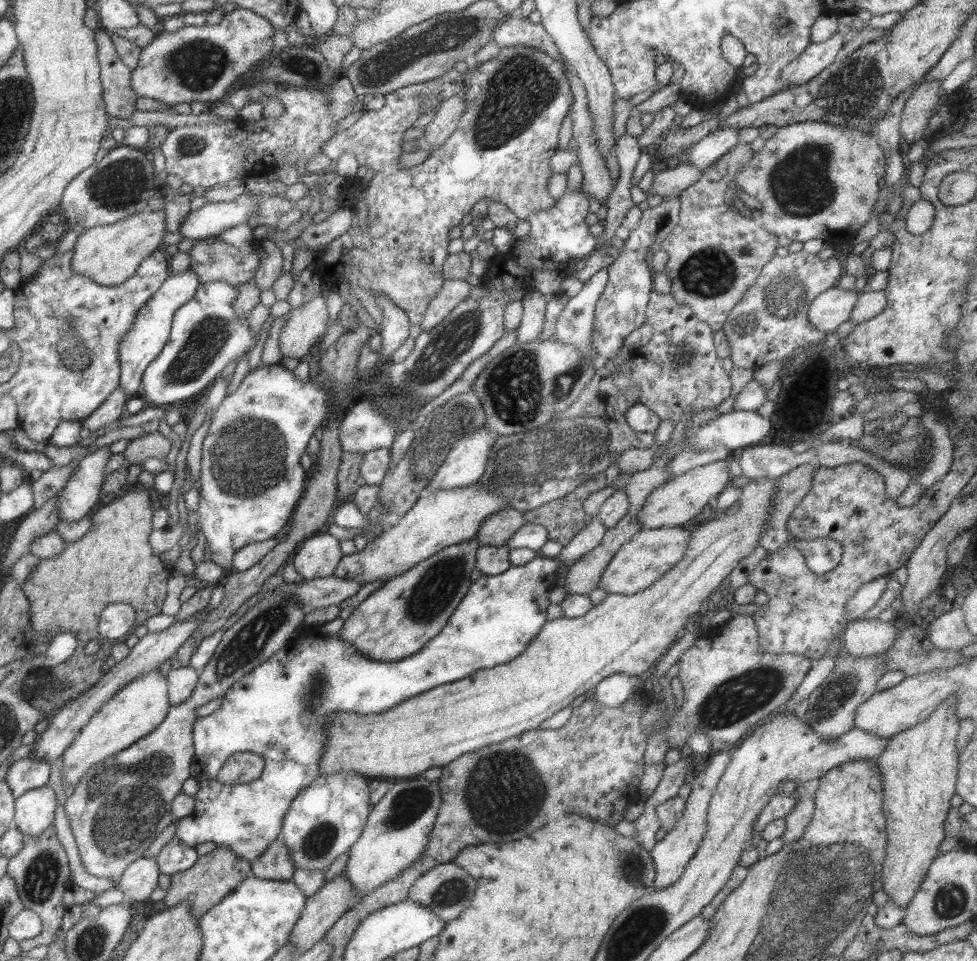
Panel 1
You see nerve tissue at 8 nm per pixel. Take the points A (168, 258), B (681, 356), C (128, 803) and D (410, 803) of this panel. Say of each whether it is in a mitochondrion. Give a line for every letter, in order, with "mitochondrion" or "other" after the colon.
A: other
B: mitochondrion
C: mitochondrion
D: mitochondrion

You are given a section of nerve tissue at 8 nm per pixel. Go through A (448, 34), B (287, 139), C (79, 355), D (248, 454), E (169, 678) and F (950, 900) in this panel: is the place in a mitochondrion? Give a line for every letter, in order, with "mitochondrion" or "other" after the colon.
A: mitochondrion
B: other
C: mitochondrion
D: mitochondrion
E: other
F: mitochondrion

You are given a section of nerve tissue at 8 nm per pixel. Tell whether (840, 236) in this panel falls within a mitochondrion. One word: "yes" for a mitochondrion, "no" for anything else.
no

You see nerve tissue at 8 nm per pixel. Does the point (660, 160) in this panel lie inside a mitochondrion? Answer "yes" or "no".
no

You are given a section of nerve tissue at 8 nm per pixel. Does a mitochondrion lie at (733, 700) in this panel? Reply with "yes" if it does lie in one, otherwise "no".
yes

